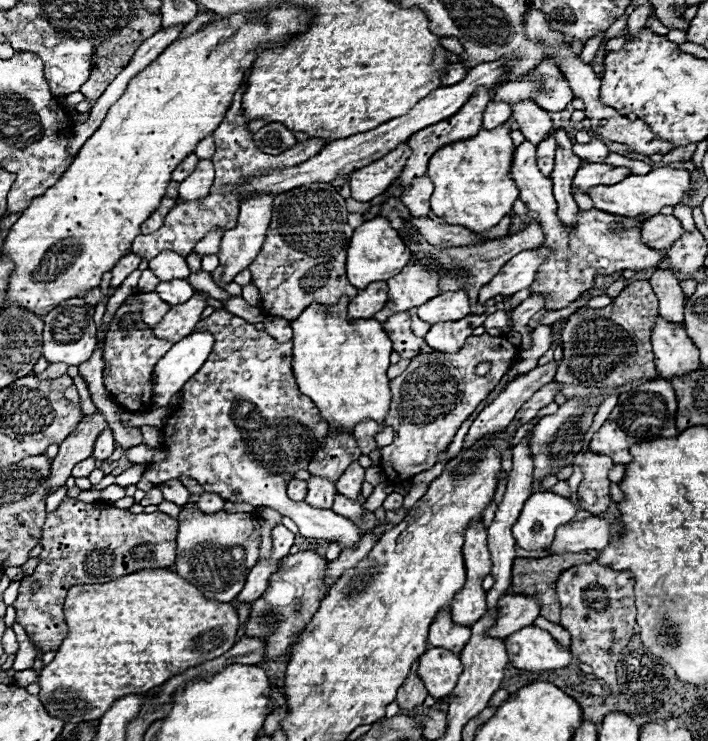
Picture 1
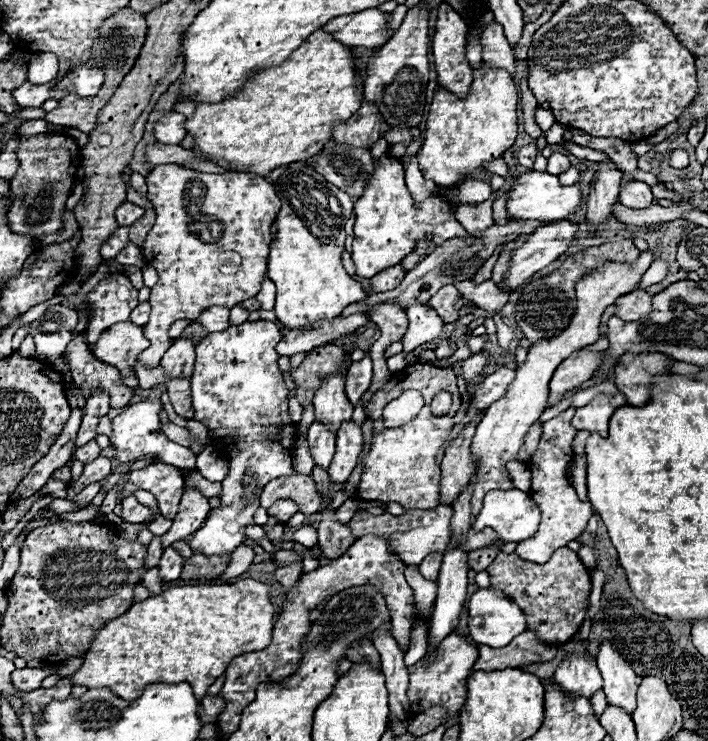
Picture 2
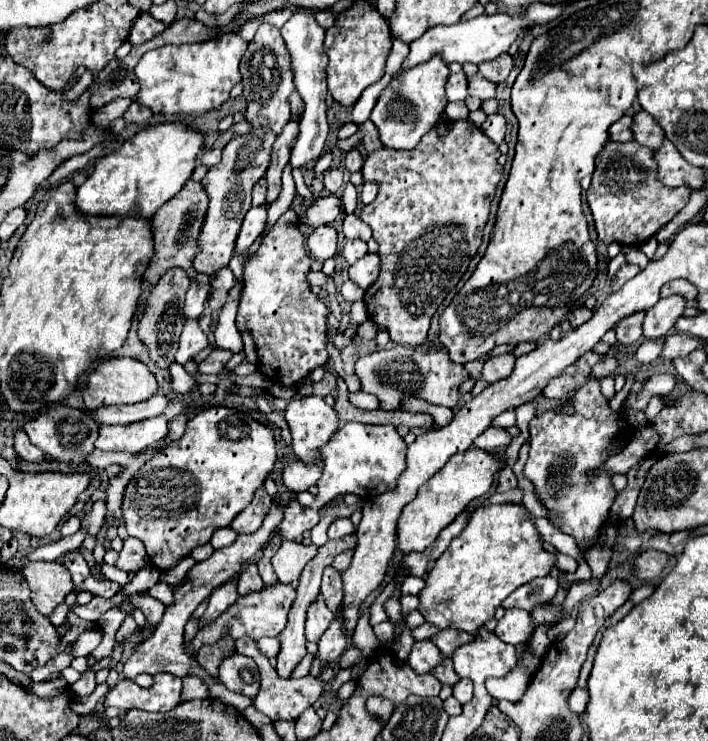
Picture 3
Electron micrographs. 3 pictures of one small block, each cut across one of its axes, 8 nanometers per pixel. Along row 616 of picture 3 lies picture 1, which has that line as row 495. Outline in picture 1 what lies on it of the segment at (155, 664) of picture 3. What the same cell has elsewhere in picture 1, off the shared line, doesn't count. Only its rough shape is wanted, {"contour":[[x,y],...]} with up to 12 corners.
{"contour":[[179,479],[159,486],[164,500],[188,504],[190,494]]}

